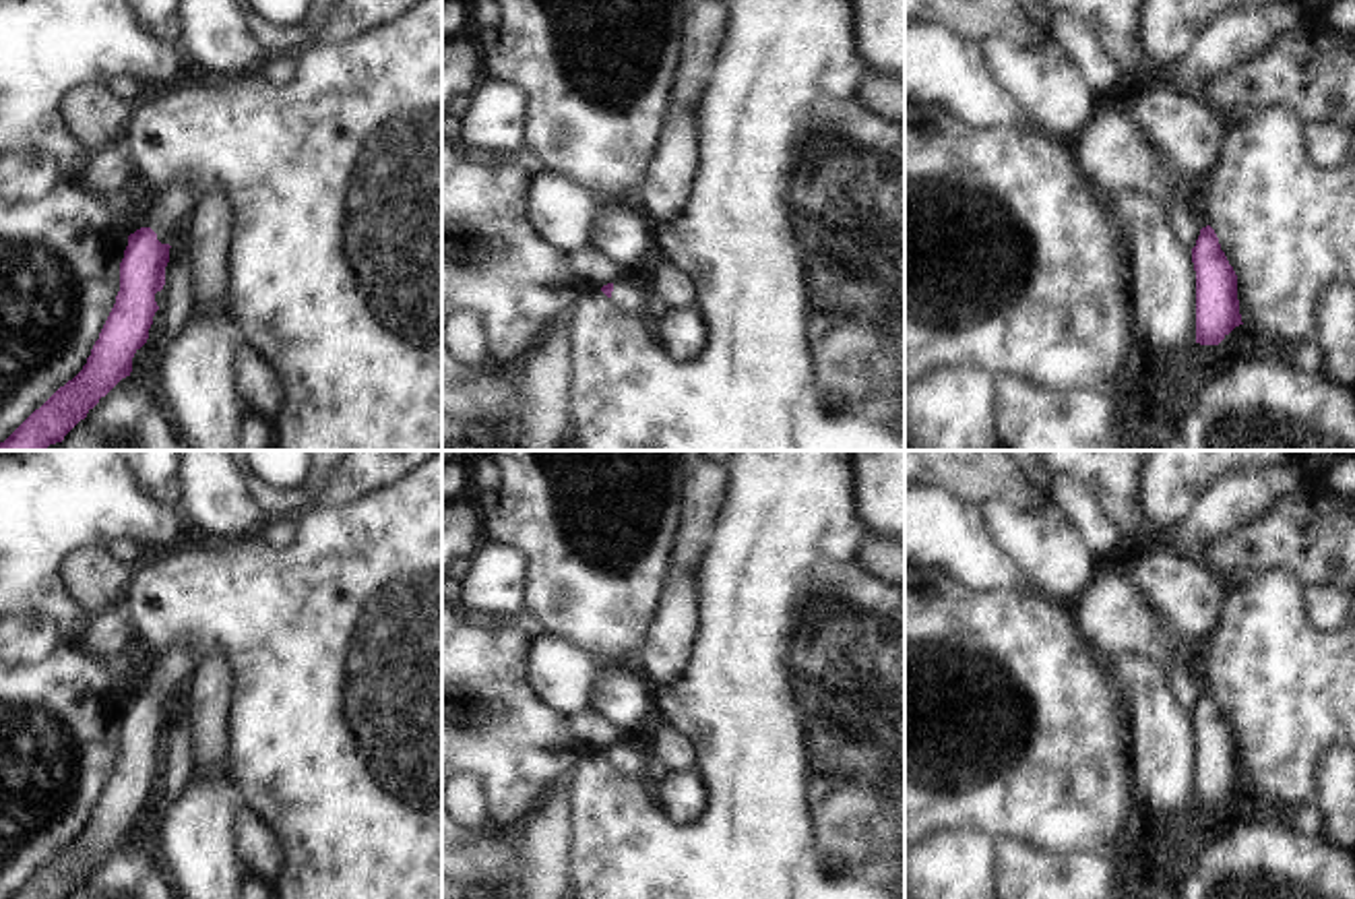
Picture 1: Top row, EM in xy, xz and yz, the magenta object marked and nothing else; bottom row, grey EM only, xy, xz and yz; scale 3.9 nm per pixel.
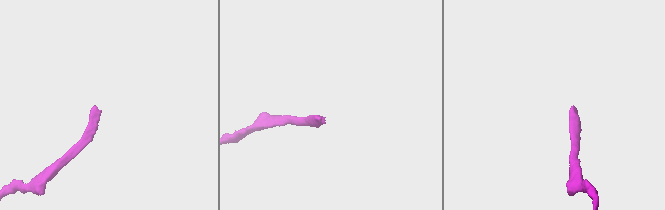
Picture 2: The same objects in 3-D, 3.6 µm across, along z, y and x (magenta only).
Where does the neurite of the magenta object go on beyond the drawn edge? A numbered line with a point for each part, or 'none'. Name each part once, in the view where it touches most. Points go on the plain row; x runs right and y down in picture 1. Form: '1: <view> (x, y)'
1: xy (166, 680)

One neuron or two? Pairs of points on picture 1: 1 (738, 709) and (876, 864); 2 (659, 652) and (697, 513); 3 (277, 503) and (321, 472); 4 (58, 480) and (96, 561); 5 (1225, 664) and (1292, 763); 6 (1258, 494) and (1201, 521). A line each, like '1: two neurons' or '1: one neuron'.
1: one neuron
2: one neuron
3: one neuron
4: two neurons
5: one neuron
6: one neuron

